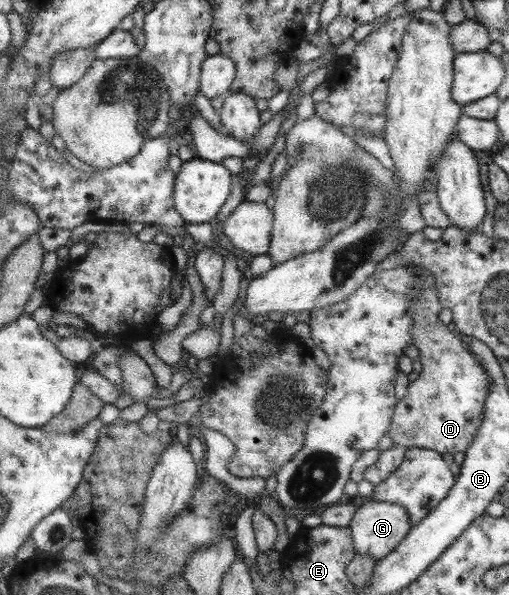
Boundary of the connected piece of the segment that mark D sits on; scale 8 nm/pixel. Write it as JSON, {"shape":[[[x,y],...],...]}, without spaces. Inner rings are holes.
{"shape":[[[429,288],[422,290],[422,294],[412,301],[412,310],[414,310],[415,314],[415,325],[414,329],[415,340],[413,340],[413,344],[420,352],[420,361],[422,363],[422,371],[419,376],[414,380],[409,382],[409,386],[407,388],[407,394],[401,398],[400,403],[397,404],[395,414],[393,416],[393,425],[390,429],[389,436],[392,439],[393,444],[403,445],[410,449],[411,447],[419,447],[422,449],[433,449],[441,454],[447,454],[447,452],[452,455],[455,452],[462,452],[463,454],[467,454],[469,452],[469,447],[471,447],[471,443],[473,443],[474,437],[478,435],[480,432],[481,426],[484,424],[485,418],[485,403],[487,403],[487,399],[489,398],[489,391],[493,388],[493,378],[489,376],[487,370],[483,365],[480,364],[480,361],[473,355],[471,349],[468,348],[468,344],[466,339],[461,336],[459,332],[451,332],[449,328],[439,320],[439,314],[441,314],[441,310],[443,310],[443,305],[441,305],[440,297],[437,292],[437,288]]]}

